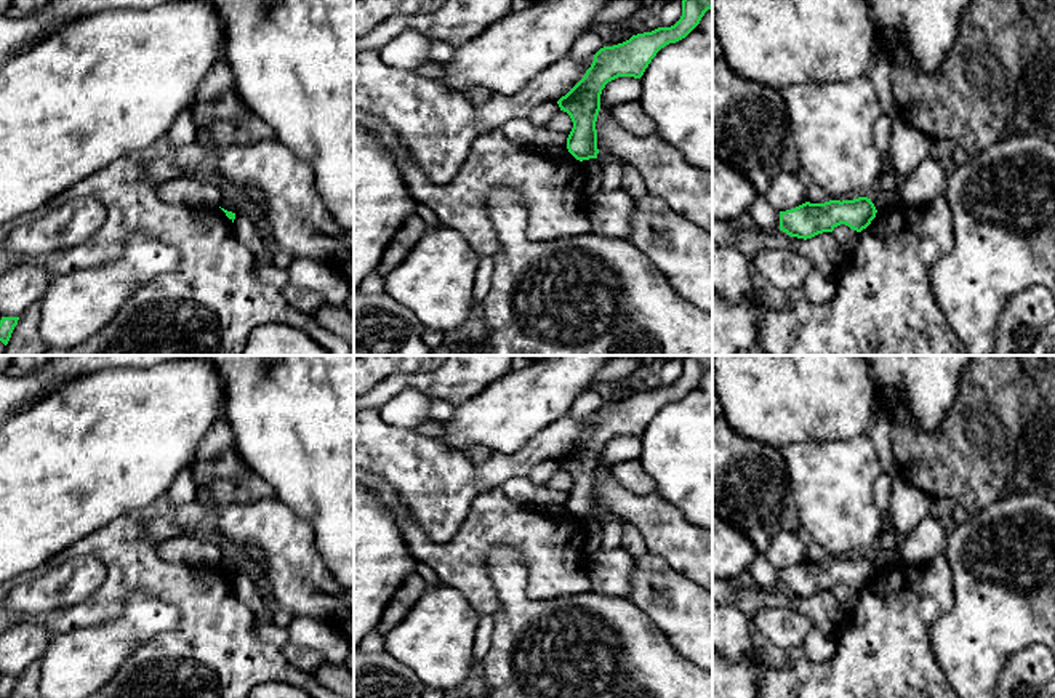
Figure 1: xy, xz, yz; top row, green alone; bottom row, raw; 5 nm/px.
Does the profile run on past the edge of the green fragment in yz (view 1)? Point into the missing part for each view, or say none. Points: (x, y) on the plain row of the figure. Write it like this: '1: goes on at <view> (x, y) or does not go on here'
1: does not go on here

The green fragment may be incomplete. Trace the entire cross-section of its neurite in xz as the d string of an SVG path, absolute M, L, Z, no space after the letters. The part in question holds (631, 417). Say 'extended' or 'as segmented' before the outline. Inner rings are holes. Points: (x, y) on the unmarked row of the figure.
as segmented | M685 355L682 375L674 384L632 394L629 399L604 405L594 413L584 435L557 459L560 469L567 471L573 480L567 507L576 519L597 517L596 480L605 443L618 435L640 437L656 411L666 403L685 397L711 367L712 355Z

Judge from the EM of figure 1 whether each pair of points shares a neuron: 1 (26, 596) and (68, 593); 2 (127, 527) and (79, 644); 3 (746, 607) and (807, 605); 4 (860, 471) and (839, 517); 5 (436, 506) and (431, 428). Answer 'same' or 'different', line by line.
1: same
2: different
3: same
4: same
5: different

